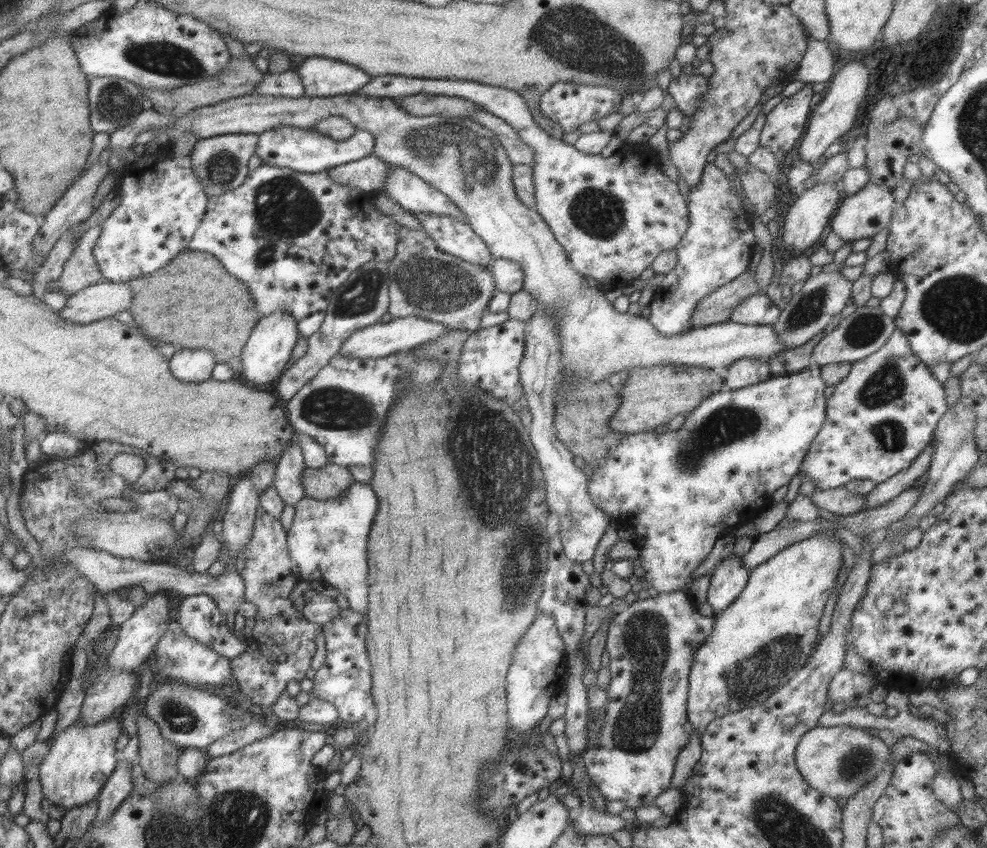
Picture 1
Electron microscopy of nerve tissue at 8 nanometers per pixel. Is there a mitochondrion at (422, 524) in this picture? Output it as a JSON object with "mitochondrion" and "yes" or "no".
{"mitochondrion":"no"}

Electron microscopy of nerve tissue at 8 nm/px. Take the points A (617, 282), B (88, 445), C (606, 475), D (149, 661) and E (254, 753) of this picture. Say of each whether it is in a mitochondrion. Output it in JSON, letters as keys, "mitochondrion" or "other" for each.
{"A":"other","B":"other","C":"other","D":"other","E":"other"}

